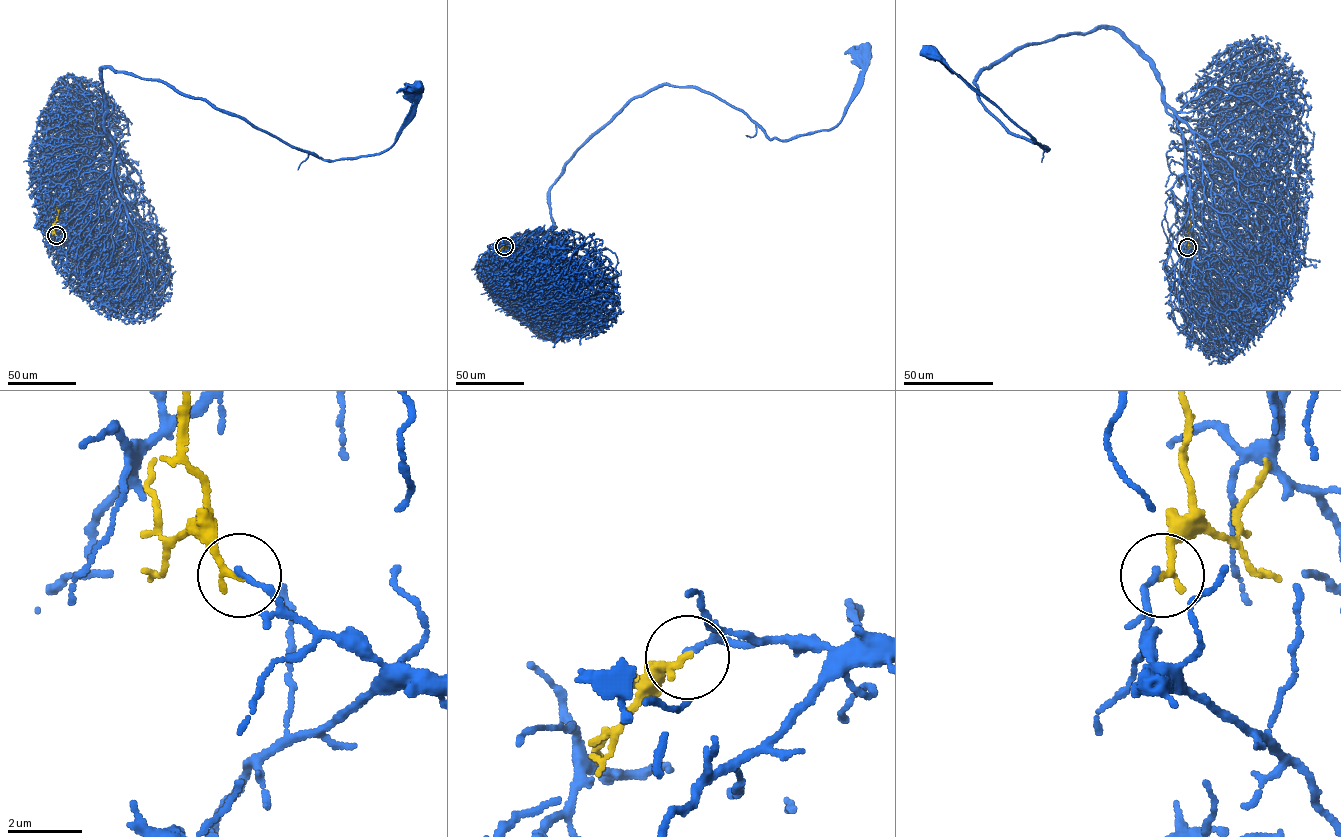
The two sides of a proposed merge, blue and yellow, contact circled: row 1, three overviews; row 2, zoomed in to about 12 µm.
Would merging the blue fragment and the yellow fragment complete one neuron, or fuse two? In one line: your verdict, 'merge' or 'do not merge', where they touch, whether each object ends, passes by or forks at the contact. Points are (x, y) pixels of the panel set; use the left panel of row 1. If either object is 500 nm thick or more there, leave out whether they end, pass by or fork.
do not merge; at (56, 235); blue ends there; yellow ends there

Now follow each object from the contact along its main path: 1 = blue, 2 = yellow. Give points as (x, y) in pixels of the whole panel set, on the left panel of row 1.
1: (55, 235), (64, 238), (95, 209), (110, 177), (103, 68), (167, 82), (327, 161), (385, 151), (417, 85)
2: (56, 235), (56, 207)

